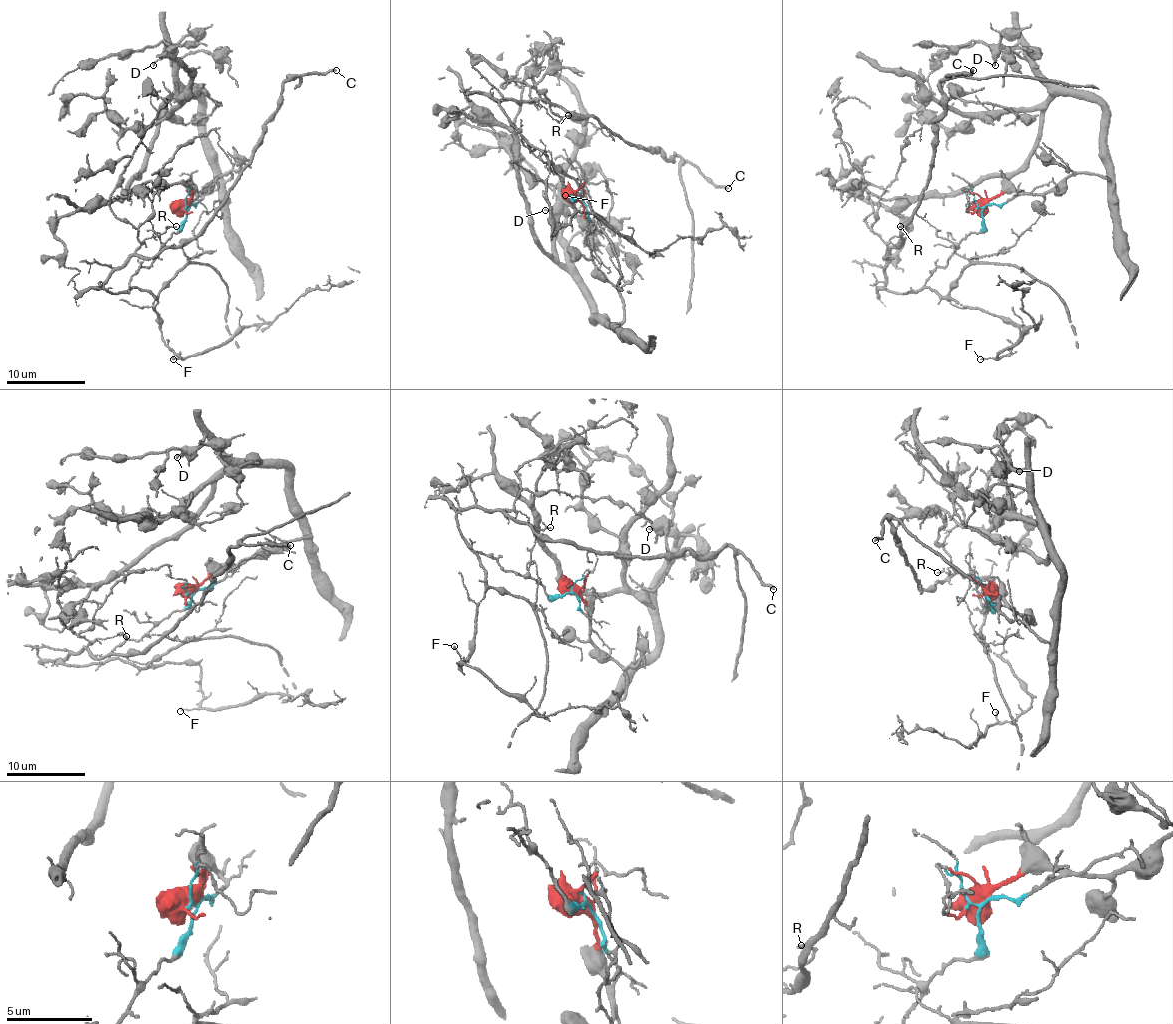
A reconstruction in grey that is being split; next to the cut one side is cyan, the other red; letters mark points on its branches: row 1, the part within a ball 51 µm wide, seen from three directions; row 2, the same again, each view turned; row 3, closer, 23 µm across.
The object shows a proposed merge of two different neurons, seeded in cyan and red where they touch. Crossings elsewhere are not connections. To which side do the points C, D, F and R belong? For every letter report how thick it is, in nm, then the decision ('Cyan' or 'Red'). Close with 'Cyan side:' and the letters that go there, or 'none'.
C: Thickness 260 nm. Cyan
D: Thickness 170 nm. Red
F: Thickness 160 nm. Cyan
R: Thickness 80 nm. Cyan
Cyan side: C, F, R

